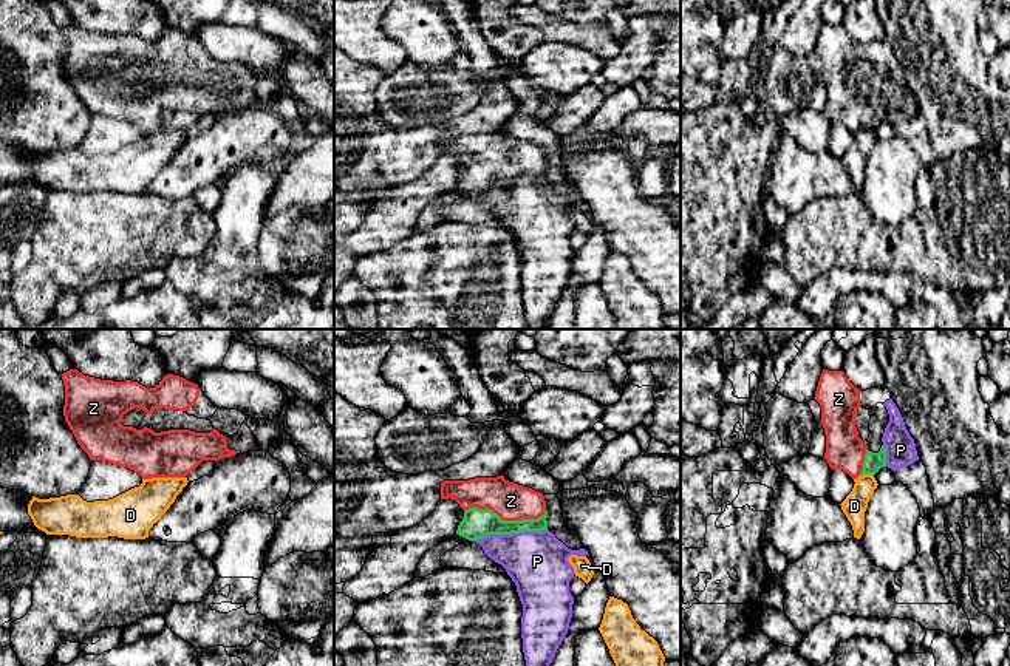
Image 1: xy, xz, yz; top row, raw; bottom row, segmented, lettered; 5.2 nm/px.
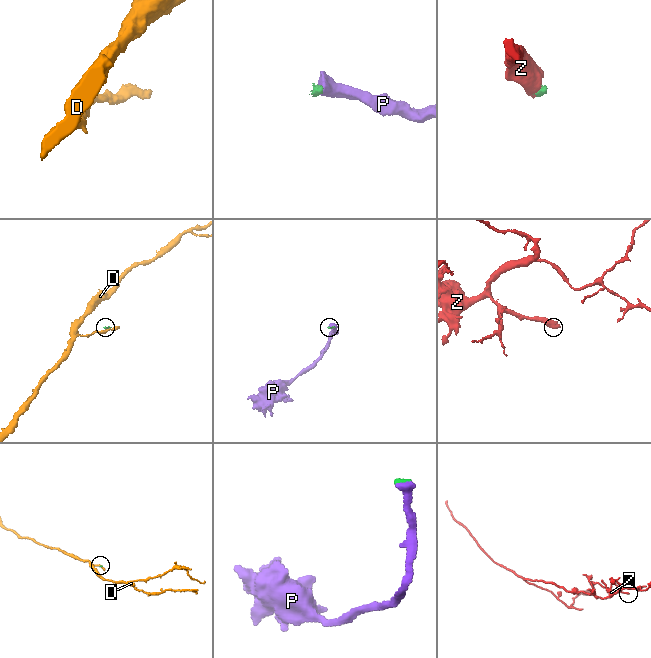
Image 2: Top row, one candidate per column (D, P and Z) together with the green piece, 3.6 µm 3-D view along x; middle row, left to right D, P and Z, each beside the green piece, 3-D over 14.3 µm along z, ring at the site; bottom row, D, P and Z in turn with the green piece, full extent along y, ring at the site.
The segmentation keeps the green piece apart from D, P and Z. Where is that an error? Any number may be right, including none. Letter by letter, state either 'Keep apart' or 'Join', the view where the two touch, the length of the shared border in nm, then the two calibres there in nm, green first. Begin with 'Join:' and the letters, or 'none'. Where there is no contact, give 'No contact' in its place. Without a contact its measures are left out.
Join: P, Z
D: Keep apart. Touches green in yz. Shared border 70 nm. Thickness 100 nm (green) against 120 nm
P: Join. Touches green in xz. Shared border 380 nm. Thickness 160 nm (green) against 320 nm
Z: Join. Touches green in xz. Shared border 440 nm. Thickness 160 nm (green) against 190 nm

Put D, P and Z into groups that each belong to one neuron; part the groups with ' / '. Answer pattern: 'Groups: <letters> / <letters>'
Groups: D / P Z

